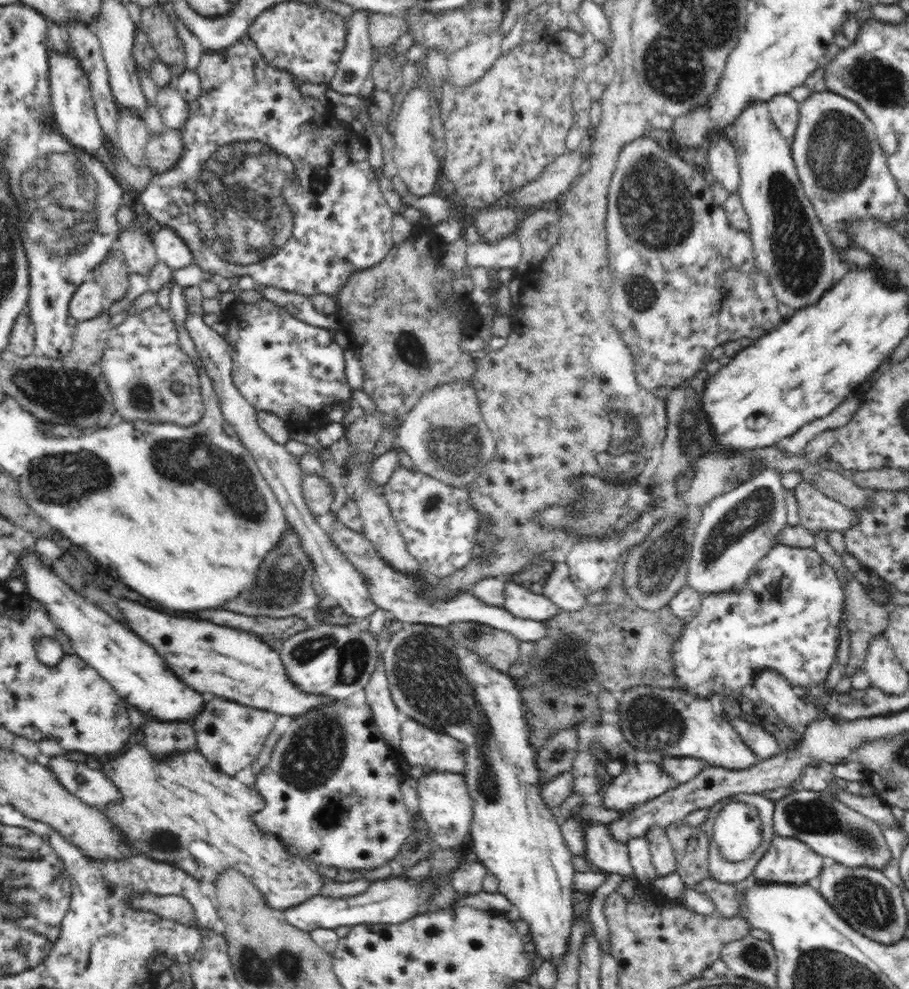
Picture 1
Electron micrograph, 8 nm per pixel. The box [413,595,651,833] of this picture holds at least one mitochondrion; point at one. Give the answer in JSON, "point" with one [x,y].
{"point":[563,662]}

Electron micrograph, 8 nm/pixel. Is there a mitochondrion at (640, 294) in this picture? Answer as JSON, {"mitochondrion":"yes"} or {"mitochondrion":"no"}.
{"mitochondrion":"yes"}

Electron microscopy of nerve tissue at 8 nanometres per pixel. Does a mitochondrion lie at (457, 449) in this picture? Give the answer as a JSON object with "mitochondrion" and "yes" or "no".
{"mitochondrion":"yes"}

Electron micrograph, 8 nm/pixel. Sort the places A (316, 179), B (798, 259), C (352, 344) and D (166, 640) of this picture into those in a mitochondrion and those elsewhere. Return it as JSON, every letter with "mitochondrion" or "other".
{"A":"mitochondrion","B":"mitochondrion","C":"other","D":"other"}

